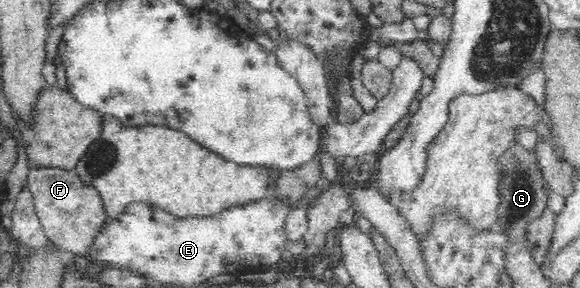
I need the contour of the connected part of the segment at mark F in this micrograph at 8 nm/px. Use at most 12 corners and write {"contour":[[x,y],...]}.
{"contour":[[28,171],[49,242],[85,259],[108,218],[98,189],[74,171]]}

